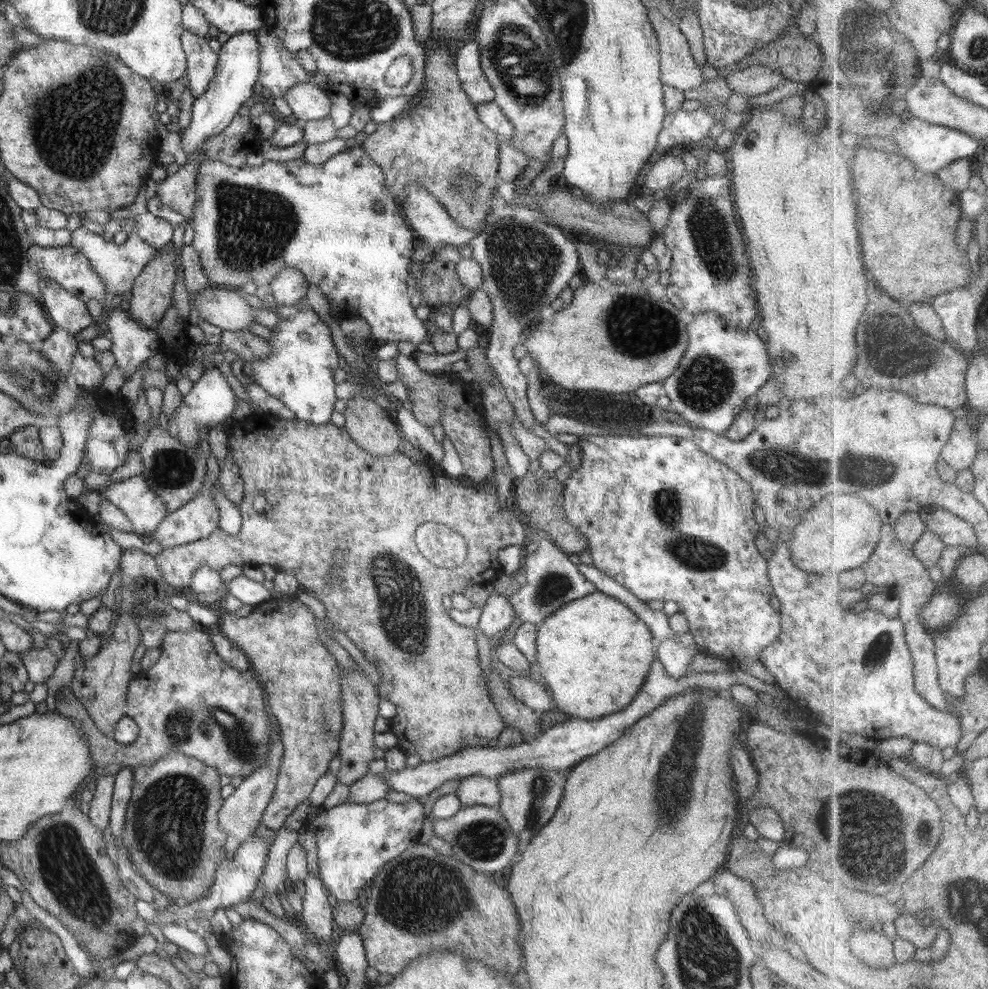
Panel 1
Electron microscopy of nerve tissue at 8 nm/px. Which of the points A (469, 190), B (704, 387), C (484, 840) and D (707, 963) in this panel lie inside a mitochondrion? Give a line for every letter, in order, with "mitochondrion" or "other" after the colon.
A: mitochondrion
B: mitochondrion
C: mitochondrion
D: mitochondrion

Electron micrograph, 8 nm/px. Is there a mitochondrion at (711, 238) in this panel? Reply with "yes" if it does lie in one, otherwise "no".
yes

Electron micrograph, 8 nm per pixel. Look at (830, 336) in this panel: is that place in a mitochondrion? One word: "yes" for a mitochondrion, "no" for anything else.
no

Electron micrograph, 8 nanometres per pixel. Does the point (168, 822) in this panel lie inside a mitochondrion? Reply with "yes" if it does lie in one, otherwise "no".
yes

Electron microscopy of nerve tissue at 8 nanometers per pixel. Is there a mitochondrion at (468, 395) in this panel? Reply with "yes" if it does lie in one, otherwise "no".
no

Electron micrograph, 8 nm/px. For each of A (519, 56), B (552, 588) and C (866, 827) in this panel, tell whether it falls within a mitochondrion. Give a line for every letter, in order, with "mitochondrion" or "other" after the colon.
A: mitochondrion
B: mitochondrion
C: mitochondrion

